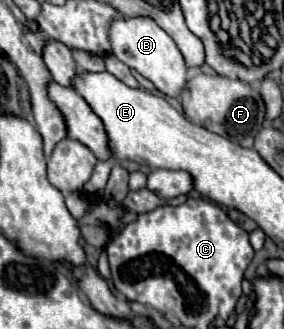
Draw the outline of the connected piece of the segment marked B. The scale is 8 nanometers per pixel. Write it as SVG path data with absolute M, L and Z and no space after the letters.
M146 17L114 21L110 25L110 43L112 43L112 55L116 55L130 69L136 69L142 77L152 81L162 95L180 97L184 93L188 81L186 61L176 43L154 21Z

